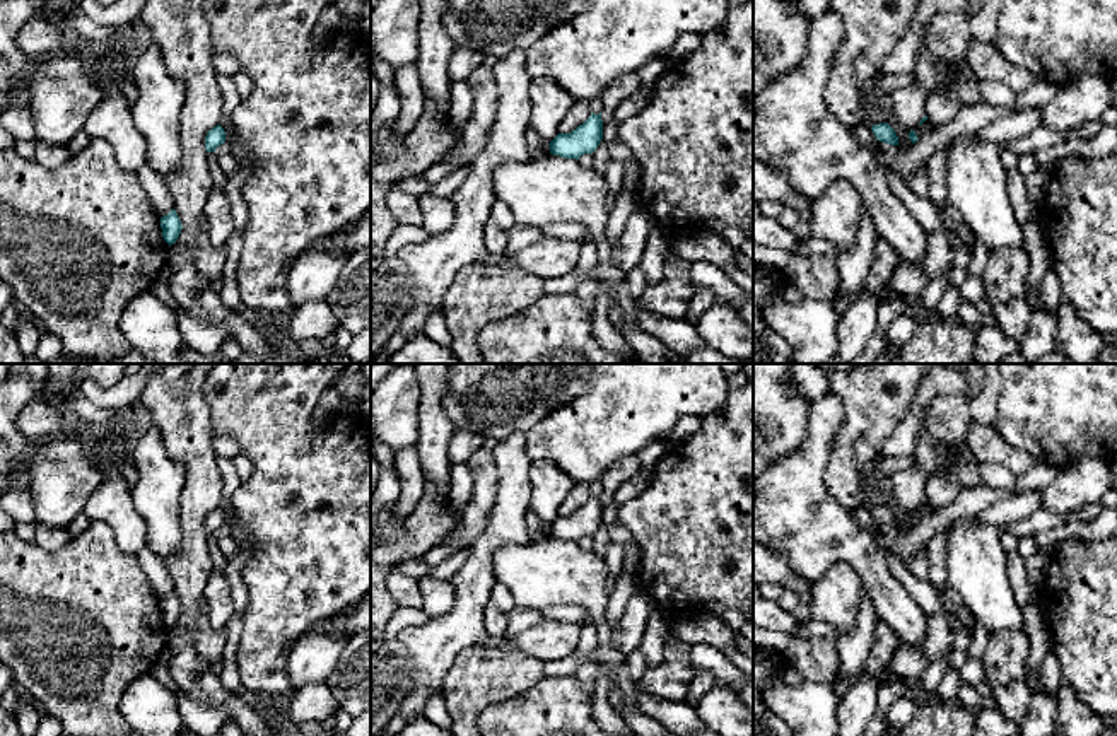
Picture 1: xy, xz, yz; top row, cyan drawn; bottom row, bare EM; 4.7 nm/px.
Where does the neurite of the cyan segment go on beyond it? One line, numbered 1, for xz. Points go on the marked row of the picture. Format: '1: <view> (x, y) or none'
1: none

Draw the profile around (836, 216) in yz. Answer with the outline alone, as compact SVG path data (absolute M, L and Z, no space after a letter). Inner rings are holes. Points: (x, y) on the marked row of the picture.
M837 179L811 202L811 236L833 242L840 254L849 253L857 242L859 222L866 210L857 190Z

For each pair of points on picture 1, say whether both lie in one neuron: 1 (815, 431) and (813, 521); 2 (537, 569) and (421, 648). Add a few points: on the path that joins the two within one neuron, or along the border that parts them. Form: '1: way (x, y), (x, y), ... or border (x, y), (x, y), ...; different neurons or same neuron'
1: way (813, 453), (812, 499); same neuron
2: border (513, 543), (502, 543), (494, 552), (496, 581); different neurons

